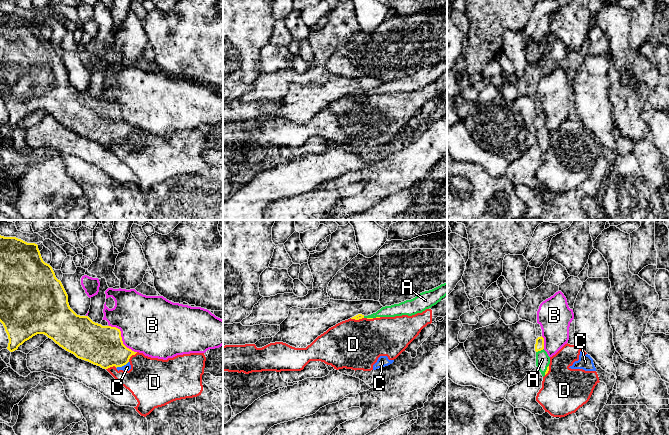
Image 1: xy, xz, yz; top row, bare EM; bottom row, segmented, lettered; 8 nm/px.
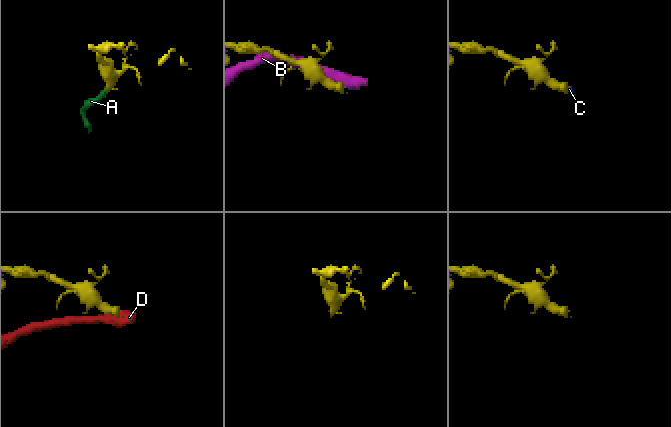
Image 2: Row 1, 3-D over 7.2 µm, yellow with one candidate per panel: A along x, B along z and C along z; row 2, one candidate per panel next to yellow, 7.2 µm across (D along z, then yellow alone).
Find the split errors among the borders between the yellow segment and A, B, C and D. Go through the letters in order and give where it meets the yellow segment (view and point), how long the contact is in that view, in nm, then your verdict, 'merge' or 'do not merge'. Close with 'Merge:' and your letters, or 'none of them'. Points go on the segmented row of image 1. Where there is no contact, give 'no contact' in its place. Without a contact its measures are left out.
A: contact yz (539, 350); length 70 nm; merge
B: contact xy (121, 338); length 320 nm; do not merge
C: contact xy (122, 365); length 120 nm; do not merge
D: contact xy (131, 355); length 110 nm; do not merge
Merge: A

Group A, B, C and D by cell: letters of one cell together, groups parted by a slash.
A / B / C D

